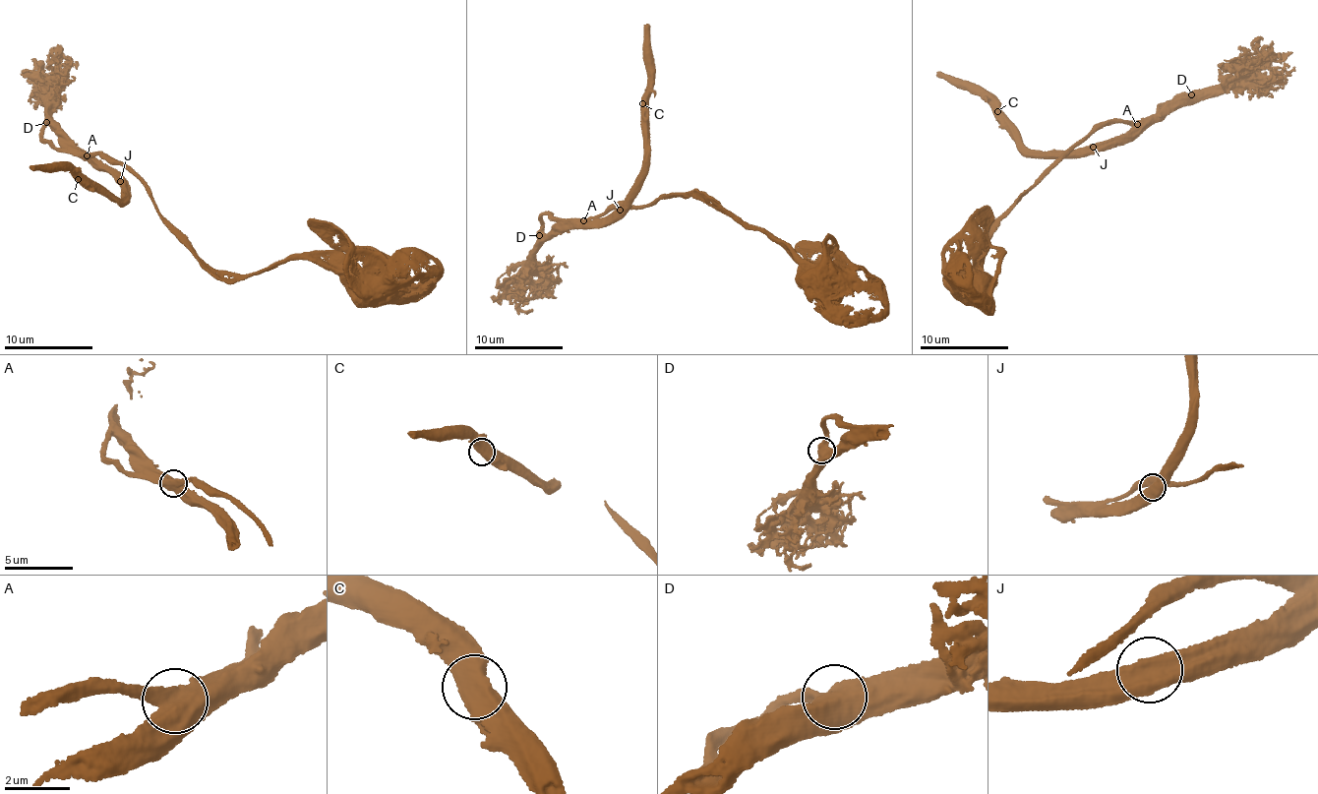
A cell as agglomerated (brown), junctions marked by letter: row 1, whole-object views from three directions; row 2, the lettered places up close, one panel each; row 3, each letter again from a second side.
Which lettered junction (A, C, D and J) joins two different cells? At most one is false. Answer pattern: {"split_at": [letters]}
{"split_at": []}

